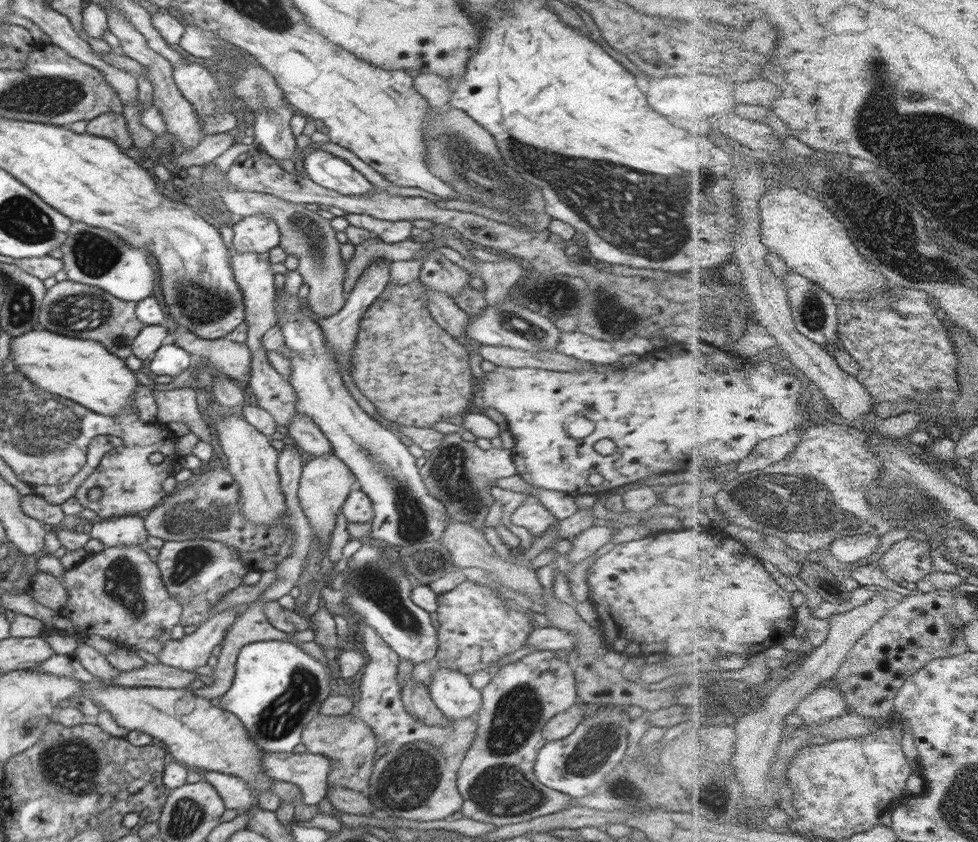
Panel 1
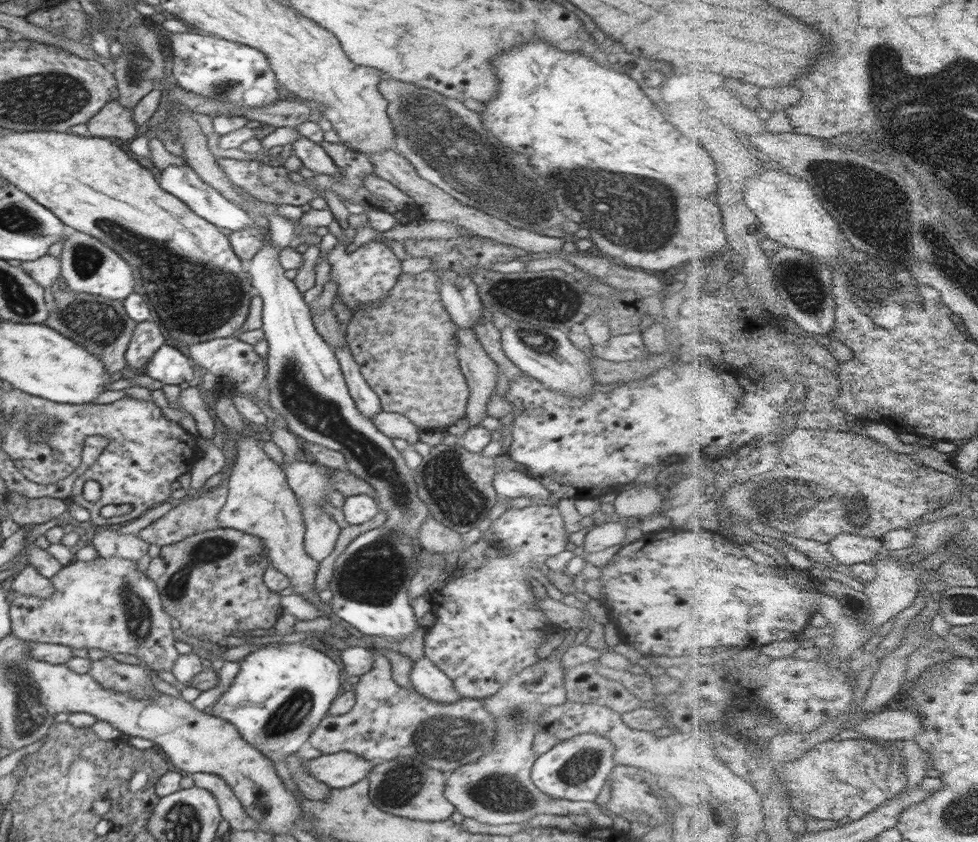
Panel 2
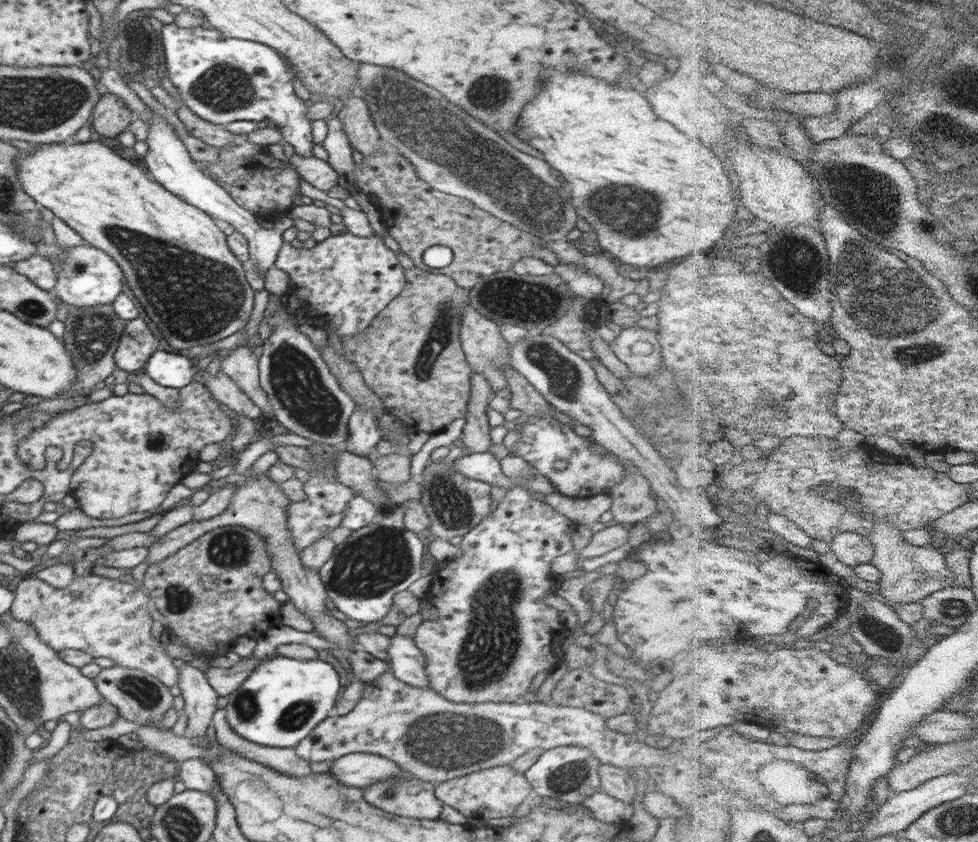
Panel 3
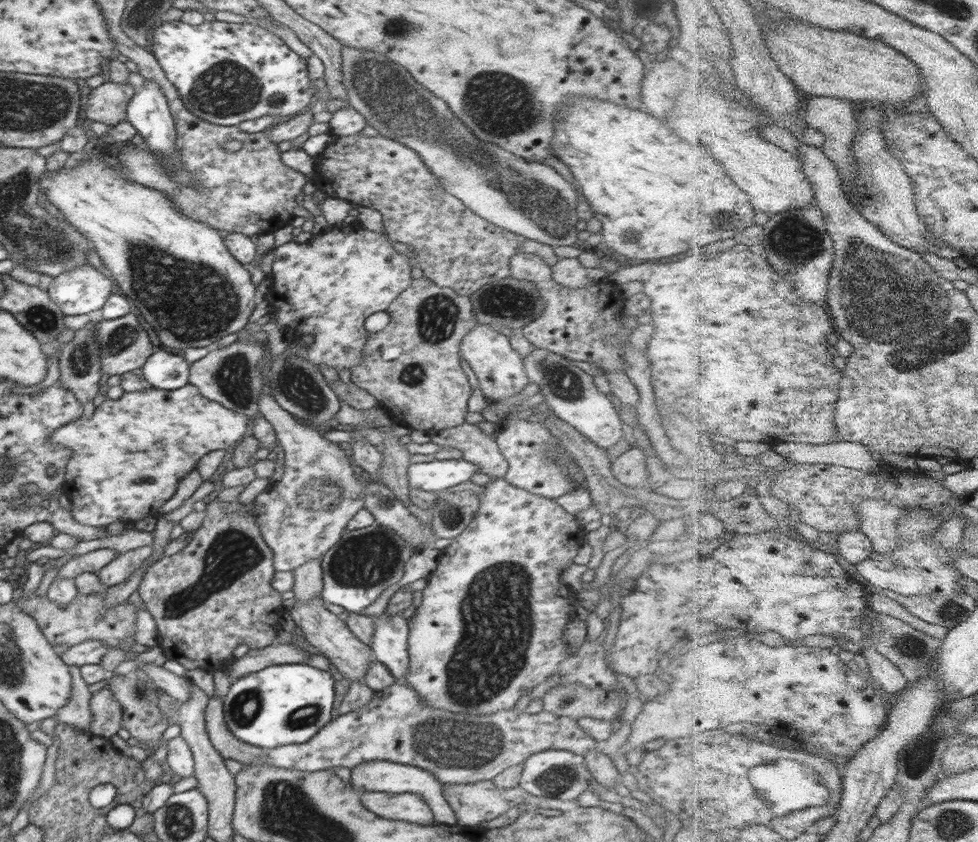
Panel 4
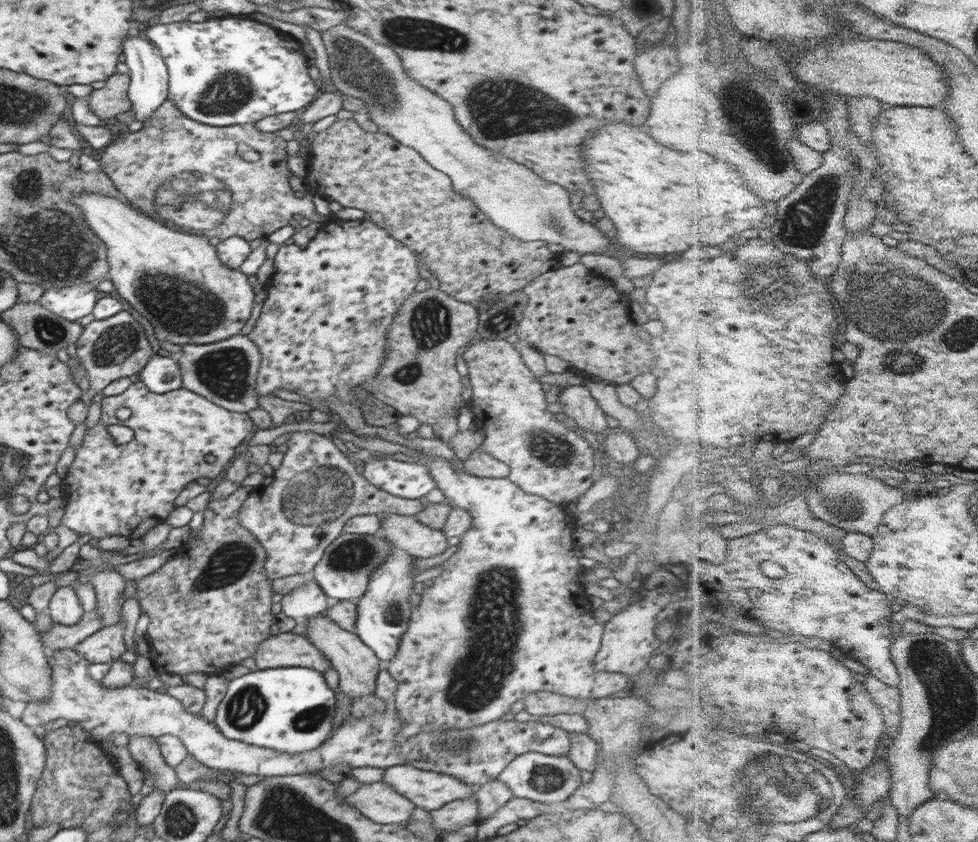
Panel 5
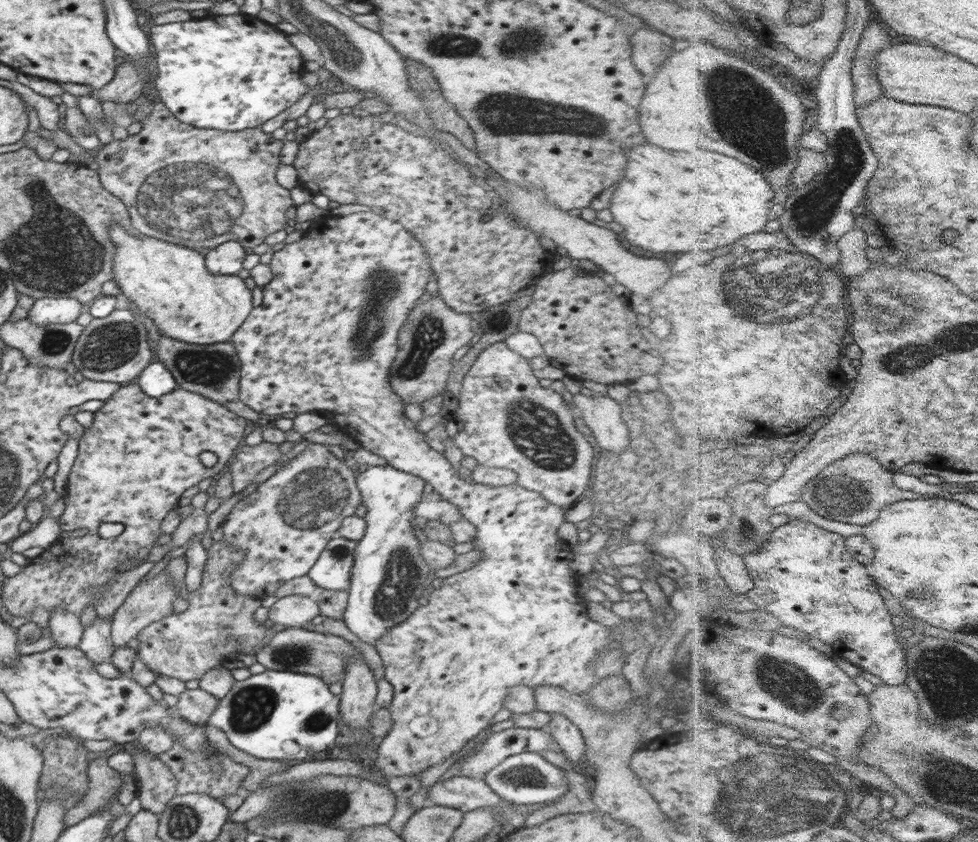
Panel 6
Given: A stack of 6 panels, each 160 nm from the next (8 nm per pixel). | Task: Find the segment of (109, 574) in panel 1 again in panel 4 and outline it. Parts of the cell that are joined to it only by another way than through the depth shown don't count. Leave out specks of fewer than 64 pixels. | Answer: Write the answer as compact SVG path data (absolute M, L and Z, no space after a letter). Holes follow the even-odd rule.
M36 590L26 599L18 591L14 601L16 606L37 620L37 626L41 628L50 644L65 644L71 647L85 640L99 640L104 642L108 650L112 650L119 644L124 644L123 650L126 652L126 660L140 660L140 654L135 654L130 649L136 643L134 633L137 609L129 600L112 607L112 609L106 609L104 607L106 606L105 596L105 592L90 595L78 594L76 599L70 602L70 605L60 607L48 598L40 598ZM140 661L140 665L136 670L146 672L146 675L153 680L153 684L158 689L167 693L168 696L172 696L179 703L185 702L191 696L193 683L186 676L172 674L172 672L166 671L163 666L155 666L145 661Z

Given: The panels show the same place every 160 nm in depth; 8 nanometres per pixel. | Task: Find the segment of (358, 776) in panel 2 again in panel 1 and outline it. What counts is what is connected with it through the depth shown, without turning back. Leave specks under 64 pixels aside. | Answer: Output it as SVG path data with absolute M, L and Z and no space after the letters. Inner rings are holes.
M263 750L263 767L267 777L273 780L289 782L292 787L299 787L306 805L319 804L327 793L327 779L333 772L333 760L327 756L314 753L265 752Z

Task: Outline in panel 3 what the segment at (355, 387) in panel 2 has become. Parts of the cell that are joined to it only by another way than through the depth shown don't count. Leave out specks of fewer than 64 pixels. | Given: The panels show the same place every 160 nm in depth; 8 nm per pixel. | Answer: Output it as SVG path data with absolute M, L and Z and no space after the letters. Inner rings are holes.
M355 409L349 418L348 436L345 450L361 457L372 454L381 440L375 414L371 410Z

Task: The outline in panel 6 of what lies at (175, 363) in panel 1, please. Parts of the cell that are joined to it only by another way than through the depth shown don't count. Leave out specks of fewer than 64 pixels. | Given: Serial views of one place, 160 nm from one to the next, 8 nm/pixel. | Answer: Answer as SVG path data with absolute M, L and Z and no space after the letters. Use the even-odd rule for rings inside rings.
M160 361L150 363L136 380L144 394L152 398L164 396L178 388L178 384L170 370Z

